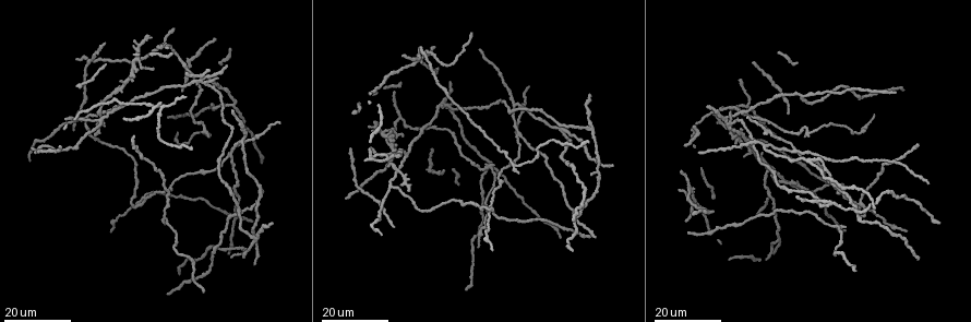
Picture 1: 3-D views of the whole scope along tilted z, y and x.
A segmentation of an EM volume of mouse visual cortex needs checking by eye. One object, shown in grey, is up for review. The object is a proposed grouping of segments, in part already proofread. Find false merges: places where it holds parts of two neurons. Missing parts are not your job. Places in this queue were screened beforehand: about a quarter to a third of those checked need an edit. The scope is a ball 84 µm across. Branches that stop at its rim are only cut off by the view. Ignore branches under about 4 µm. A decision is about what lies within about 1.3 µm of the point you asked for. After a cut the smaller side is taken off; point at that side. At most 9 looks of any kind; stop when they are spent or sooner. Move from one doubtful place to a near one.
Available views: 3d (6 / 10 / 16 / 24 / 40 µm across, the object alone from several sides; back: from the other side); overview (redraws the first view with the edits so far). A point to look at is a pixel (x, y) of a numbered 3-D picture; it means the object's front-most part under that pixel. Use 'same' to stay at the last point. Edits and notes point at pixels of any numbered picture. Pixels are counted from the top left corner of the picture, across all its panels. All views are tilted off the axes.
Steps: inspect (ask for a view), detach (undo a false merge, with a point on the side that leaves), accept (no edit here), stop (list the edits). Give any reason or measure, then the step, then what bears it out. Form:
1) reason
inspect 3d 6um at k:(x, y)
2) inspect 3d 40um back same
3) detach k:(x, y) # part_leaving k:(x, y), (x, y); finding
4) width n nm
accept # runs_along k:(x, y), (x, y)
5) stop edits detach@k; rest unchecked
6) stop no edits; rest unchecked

small branch off a trunk
inspect 3d 16um at 1:(833, 201)

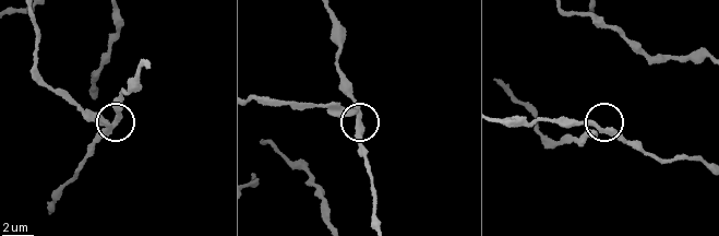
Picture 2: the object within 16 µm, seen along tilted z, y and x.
closer look
inspect 3d 6um at 2:(360, 116)

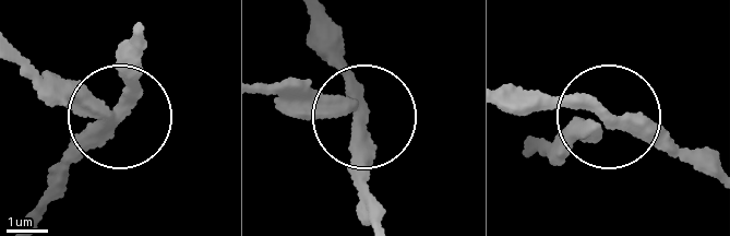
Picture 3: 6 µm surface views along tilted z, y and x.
width 290 nm
accept # runs_along 3:(266, 95), (366, 117), (327, 14); continuous, no second neuron

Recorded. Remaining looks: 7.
four-way junction
inspect 3d 24um at 1:(447, 105)

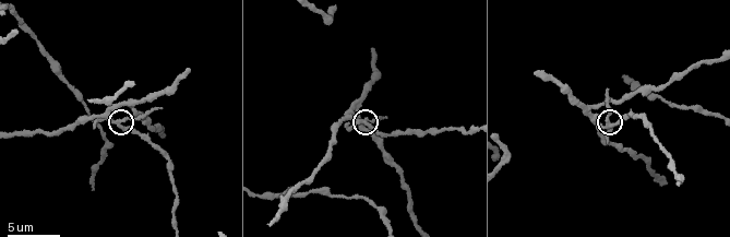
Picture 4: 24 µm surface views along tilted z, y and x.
zoom in
inspect 3d 10um at 4:(610, 124)

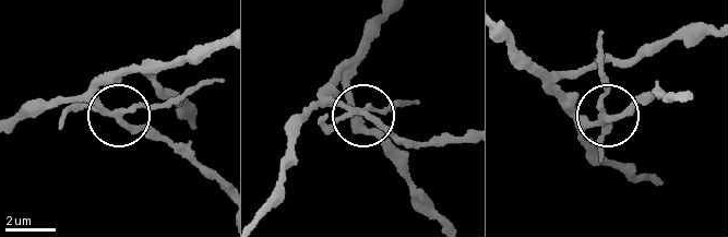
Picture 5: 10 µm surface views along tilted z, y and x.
arms 4
detach 5:(327, 131) # part_leaving 5:(359, 113), (417, 103); a second neuron is stuck on

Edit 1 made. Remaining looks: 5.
inspect 3d 16um at 1:(783, 180)

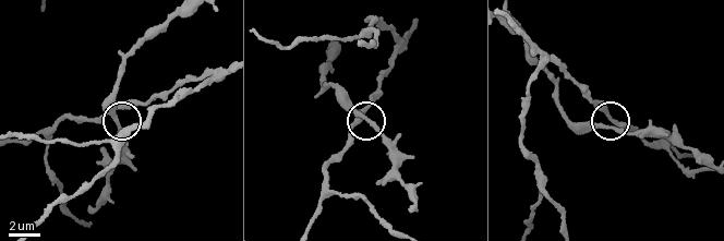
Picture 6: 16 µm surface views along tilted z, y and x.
zoom in
inspect 3d 10um at 6:(607, 115)

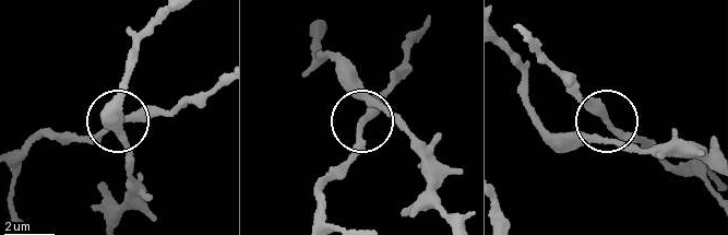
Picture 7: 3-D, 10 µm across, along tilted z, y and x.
width 260 nm
accept # all the same neuron

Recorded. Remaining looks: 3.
calibre changes
inspect 3d 24um at 1:(811, 134)

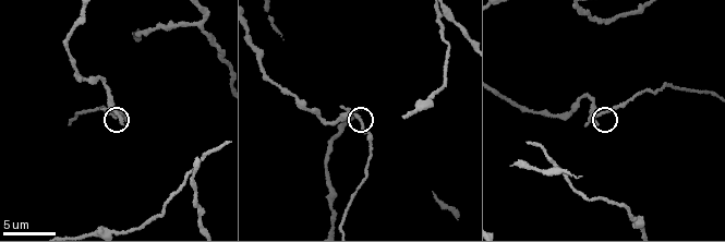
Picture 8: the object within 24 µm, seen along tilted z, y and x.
inspect 3d 6um at 8:(357, 115)

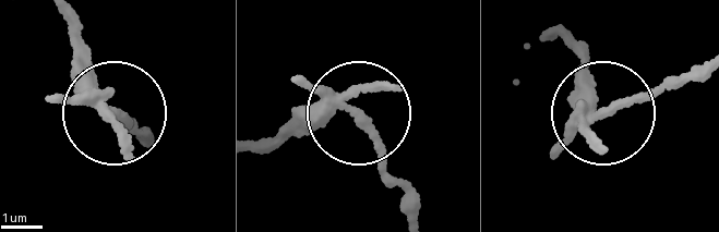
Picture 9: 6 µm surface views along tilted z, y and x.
inspect 3d 6um back at 9:(608, 112)

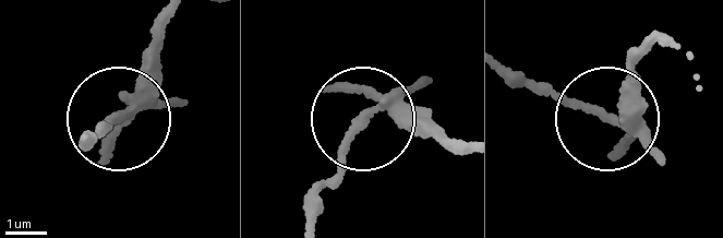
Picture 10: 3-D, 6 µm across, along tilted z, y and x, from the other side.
arms 4
detach 10:(109, 119) # part_leaving 10:(139, 102), (93, 134); two neurons meet here

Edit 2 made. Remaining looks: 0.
stop edits detach@5, detach@10; rest unchecked

